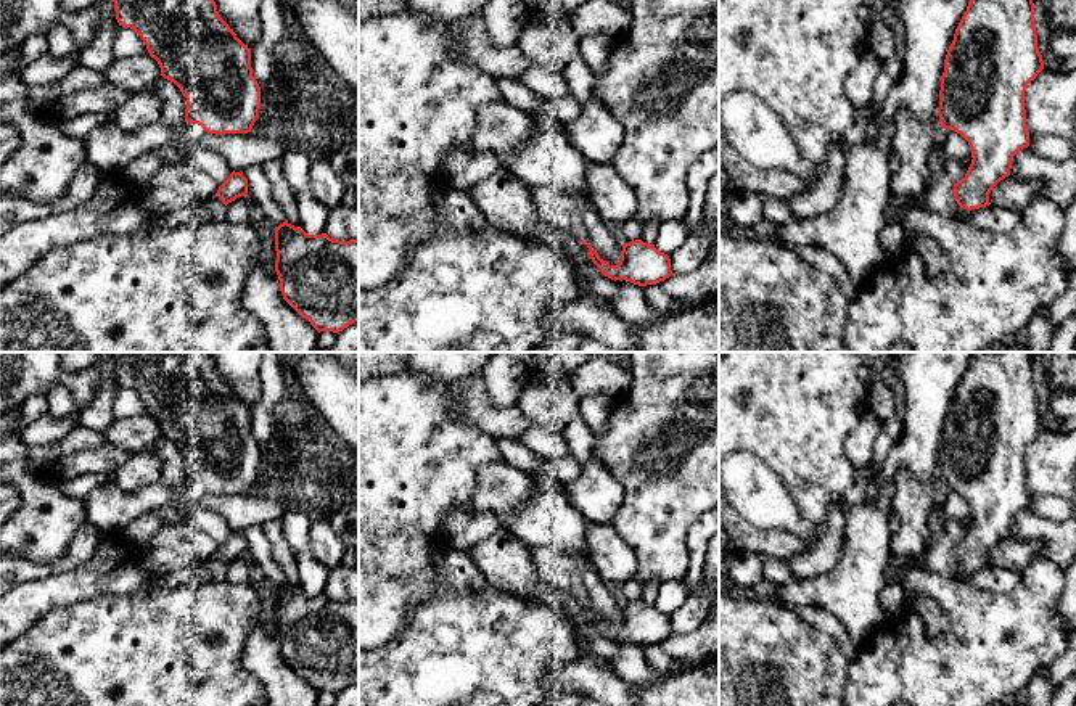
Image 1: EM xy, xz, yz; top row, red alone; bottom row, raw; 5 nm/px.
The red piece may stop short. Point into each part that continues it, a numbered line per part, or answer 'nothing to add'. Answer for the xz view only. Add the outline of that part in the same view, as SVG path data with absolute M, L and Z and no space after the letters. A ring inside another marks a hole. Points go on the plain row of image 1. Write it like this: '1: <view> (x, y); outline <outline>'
1: xz (557, 568); outline M529 547L529 553L545 584L568 592L579 601L587 600L587 590L569 552L552 547Z

